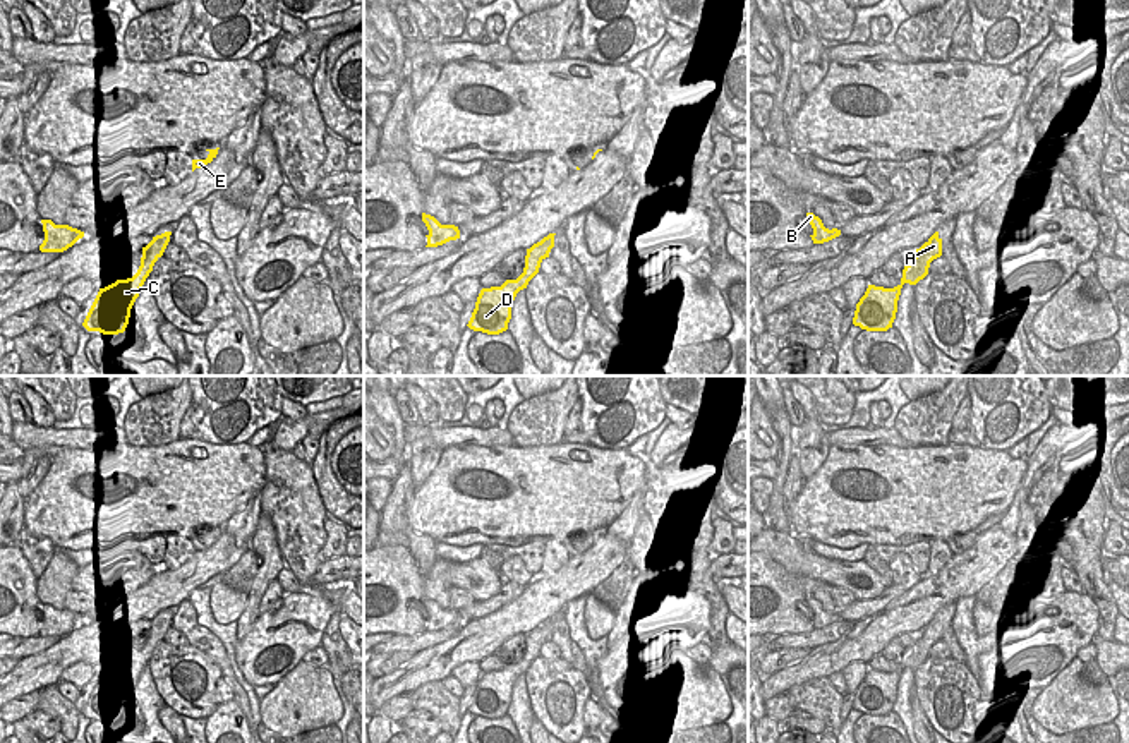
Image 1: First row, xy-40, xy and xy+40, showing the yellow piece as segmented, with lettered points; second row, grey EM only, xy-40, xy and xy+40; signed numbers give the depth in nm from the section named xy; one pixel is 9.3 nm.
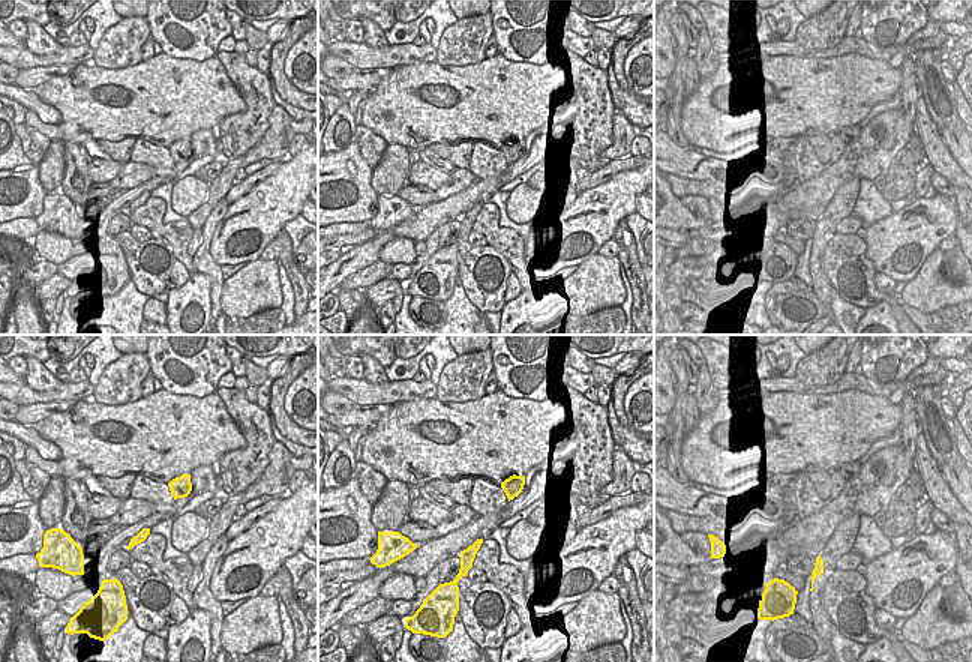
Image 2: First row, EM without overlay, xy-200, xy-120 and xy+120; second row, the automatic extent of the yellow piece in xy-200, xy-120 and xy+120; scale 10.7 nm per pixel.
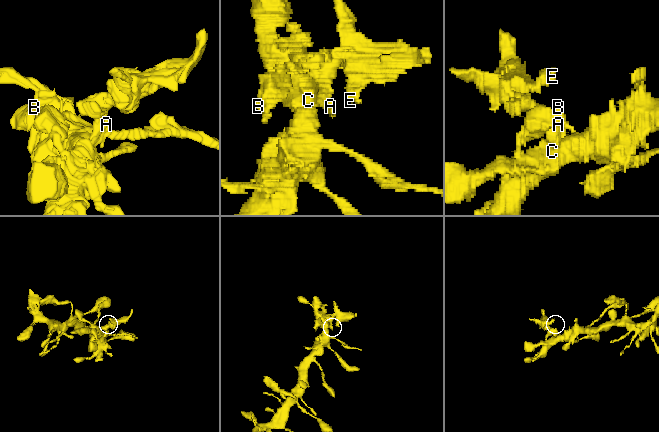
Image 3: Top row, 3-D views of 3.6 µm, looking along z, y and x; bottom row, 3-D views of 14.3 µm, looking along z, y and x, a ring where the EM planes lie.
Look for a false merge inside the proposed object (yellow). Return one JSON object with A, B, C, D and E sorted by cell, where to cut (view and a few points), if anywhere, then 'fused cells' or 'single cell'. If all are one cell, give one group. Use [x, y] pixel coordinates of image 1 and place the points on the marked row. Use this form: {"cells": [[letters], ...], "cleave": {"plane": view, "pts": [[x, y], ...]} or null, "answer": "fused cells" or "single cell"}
{"cells": [["A", "E"], ["B", "C", "D"]], "cleave": {"plane": "xy-40", "pts": [[139, 266], [148, 275]]}, "answer": "fused cells"}

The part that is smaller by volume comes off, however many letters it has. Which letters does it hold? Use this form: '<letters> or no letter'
A, E

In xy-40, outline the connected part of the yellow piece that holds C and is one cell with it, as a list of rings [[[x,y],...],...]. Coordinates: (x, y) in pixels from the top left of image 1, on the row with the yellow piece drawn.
[[[139,268],[132,278],[117,280],[100,288],[82,326],[88,331],[100,331],[103,335],[124,333],[129,324],[130,309],[148,276],[149,275]]]

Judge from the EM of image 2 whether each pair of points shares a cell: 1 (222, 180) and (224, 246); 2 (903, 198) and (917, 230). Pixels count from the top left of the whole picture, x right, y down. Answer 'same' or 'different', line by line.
1: different
2: different

